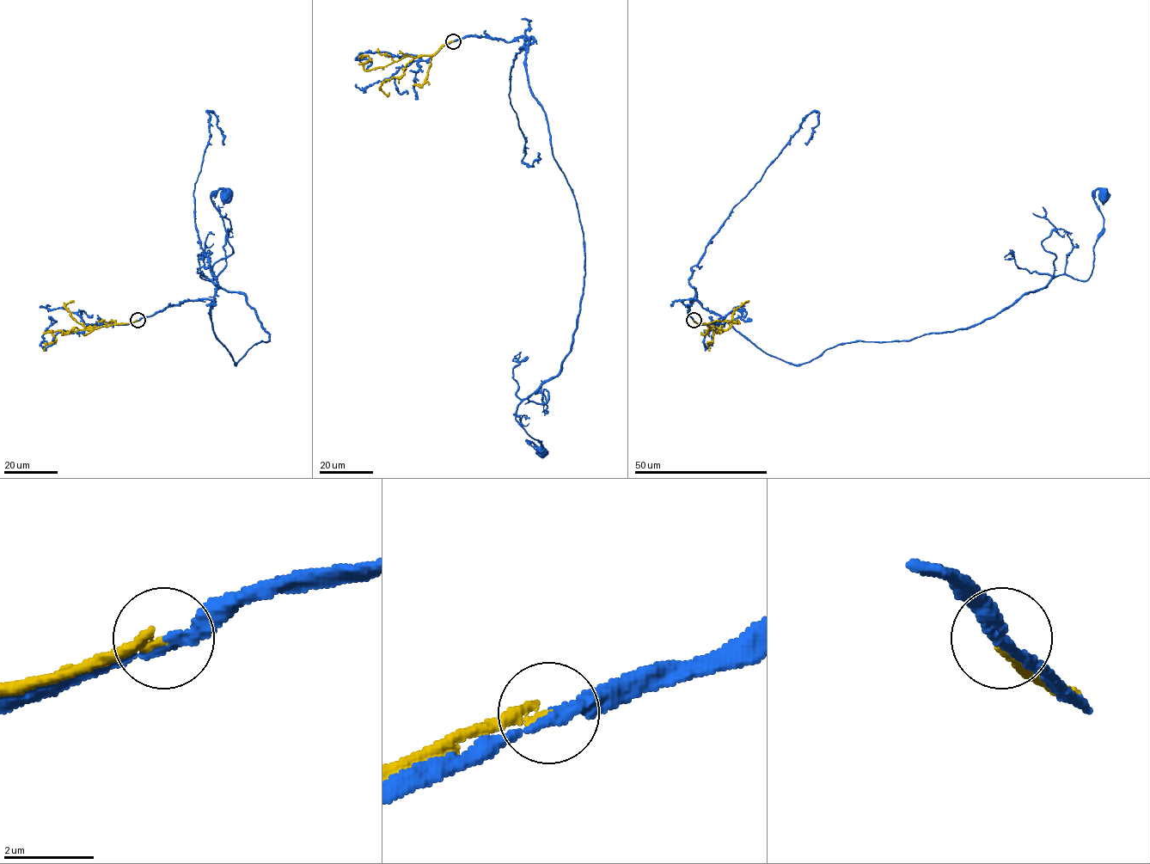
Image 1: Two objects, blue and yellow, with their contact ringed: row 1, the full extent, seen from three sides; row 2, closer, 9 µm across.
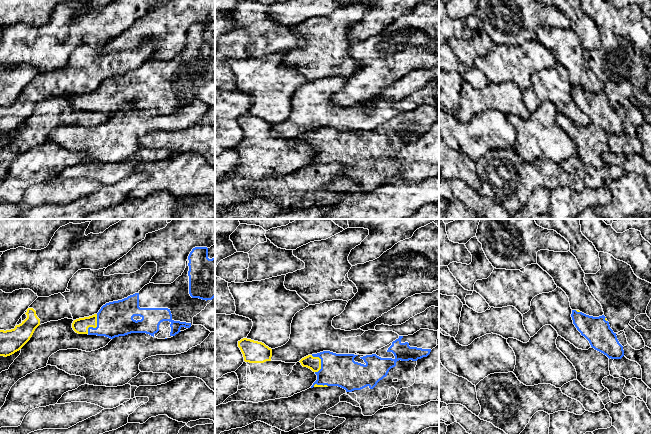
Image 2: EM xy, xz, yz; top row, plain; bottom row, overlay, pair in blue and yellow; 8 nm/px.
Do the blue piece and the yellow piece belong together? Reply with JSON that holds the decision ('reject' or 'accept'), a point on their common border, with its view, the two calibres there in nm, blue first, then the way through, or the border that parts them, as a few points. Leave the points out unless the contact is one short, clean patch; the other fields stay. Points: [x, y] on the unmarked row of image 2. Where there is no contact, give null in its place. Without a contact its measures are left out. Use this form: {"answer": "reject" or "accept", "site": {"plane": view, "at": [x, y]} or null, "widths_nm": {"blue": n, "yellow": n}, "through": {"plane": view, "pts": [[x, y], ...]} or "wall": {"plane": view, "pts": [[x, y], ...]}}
{"answer": "reject", "site": {"plane": "xy", "at": [96, 103]}, "widths_nm": {"blue": 280, "yellow": 120}}

